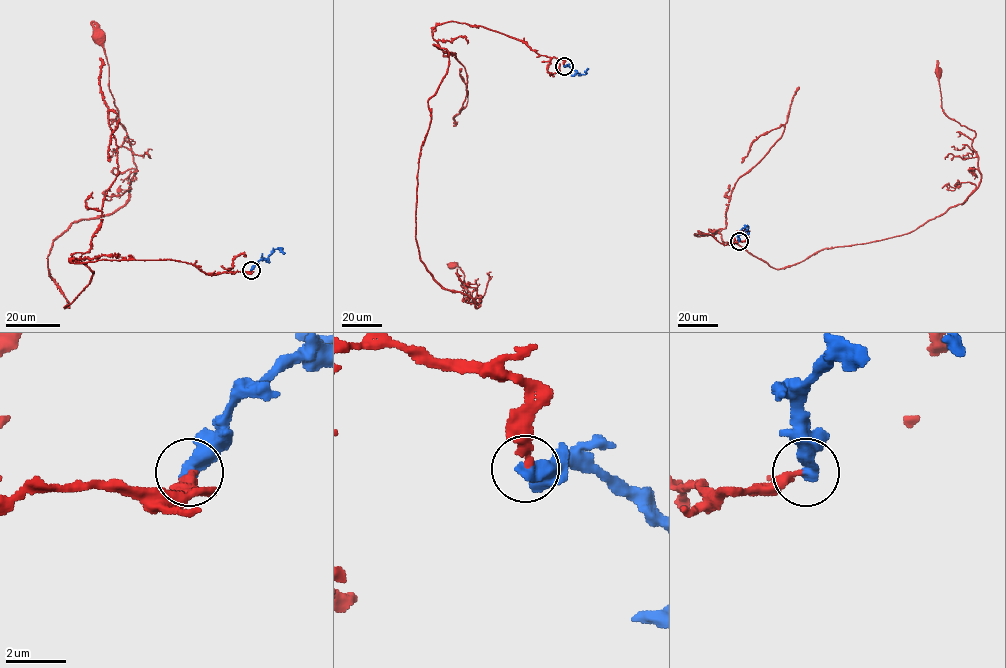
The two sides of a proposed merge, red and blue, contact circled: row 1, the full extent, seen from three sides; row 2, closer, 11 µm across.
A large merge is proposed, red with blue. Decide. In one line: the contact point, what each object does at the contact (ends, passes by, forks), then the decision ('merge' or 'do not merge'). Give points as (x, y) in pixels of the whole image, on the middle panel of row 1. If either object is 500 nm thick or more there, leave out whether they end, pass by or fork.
place (564, 66); merge

